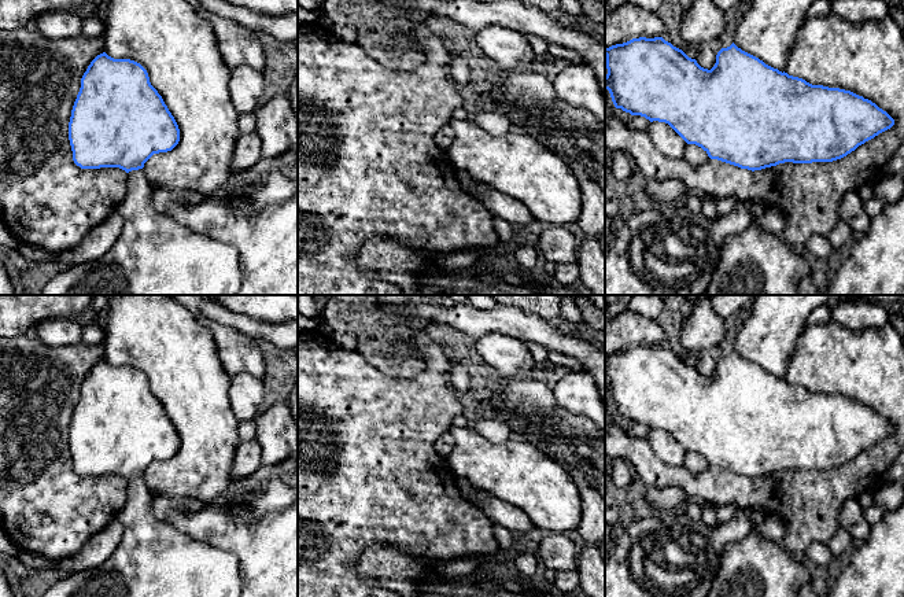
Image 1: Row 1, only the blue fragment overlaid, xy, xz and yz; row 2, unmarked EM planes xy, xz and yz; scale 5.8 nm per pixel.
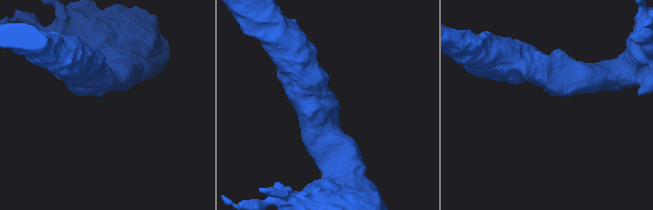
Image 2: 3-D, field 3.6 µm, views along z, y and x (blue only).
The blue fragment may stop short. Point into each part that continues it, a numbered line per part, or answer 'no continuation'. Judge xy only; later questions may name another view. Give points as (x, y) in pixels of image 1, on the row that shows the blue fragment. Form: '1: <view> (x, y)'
1: xy (154, 254)

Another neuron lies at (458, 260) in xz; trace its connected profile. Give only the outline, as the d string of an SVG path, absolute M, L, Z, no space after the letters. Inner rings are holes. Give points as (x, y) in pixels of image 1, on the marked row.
M455 250L436 257L435 264L446 270L462 270L468 268L480 268L483 265L480 251Z

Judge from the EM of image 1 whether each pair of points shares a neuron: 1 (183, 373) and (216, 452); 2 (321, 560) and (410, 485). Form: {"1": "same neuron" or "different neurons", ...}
{"1": "same neuron", "2": "same neuron"}

